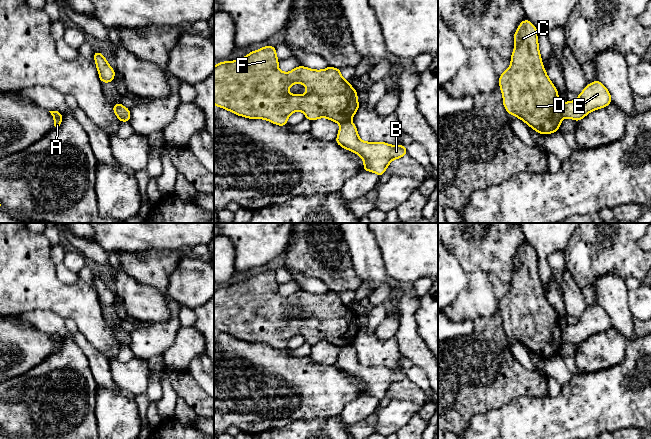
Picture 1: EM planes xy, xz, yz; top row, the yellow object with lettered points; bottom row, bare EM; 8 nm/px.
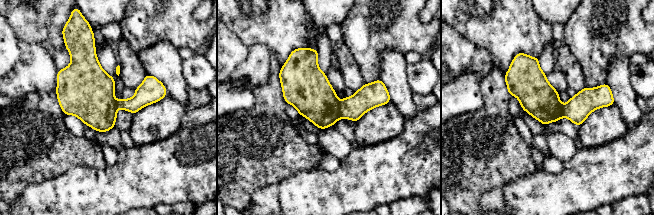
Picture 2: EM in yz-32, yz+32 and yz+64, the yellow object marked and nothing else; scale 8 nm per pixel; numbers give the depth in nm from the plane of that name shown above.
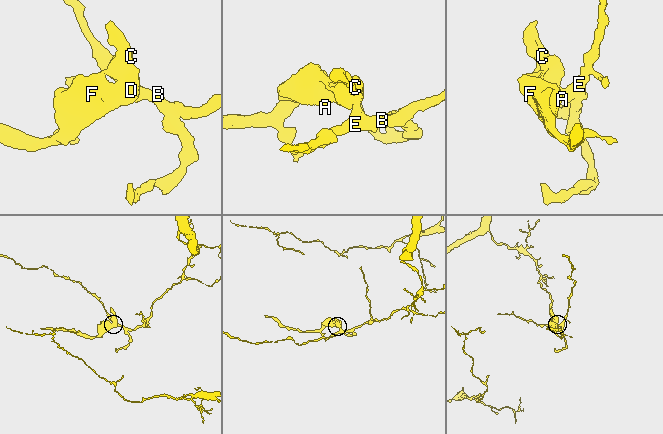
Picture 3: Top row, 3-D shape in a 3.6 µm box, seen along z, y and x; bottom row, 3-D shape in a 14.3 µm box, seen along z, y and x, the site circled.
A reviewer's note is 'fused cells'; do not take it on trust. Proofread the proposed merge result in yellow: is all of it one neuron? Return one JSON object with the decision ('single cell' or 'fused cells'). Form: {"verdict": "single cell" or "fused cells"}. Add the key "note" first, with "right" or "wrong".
{"note": "right", "verdict": "fused cells"}

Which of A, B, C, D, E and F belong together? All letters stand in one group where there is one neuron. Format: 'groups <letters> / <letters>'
groups A C D F / B E

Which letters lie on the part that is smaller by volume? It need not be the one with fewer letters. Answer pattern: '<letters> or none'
A, C, D, F

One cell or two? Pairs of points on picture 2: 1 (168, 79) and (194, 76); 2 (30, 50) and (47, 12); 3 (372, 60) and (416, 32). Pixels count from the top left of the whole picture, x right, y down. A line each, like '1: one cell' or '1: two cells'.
1: two cells
2: two cells
3: one cell

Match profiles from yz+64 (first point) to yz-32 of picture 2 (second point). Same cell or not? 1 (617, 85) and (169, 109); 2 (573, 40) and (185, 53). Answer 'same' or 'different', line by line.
1: different
2: different

